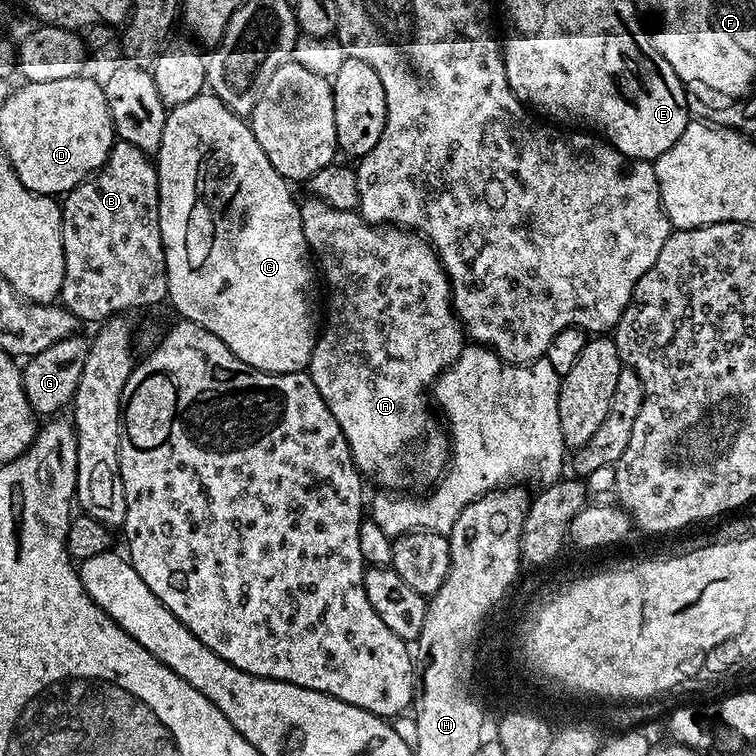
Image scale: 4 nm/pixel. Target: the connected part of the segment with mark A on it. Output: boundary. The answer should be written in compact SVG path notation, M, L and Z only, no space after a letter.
M308 198L308 201L303 201L300 204L300 217L311 255L322 273L323 283L324 280L328 283L328 317L325 320L323 317L322 331L317 335L312 357L308 359L306 369L308 375L312 377L314 386L318 386L318 394L322 394L322 402L326 402L330 414L334 414L334 422L338 422L338 426L350 446L352 461L369 481L371 481L370 479L377 480L378 483L385 484L388 487L385 489L388 490L408 490L411 489L408 488L411 484L435 485L436 481L443 476L445 467L449 463L450 440L441 421L439 419L436 421L432 417L432 412L428 409L430 396L429 393L427 396L424 391L427 388L429 391L436 377L459 358L460 352L466 346L466 333L460 323L460 317L456 315L452 307L452 284L448 281L448 273L445 272L444 265L436 255L436 249L423 236L411 230L405 230L399 226L370 224L360 215L359 211L338 210L324 200Z

